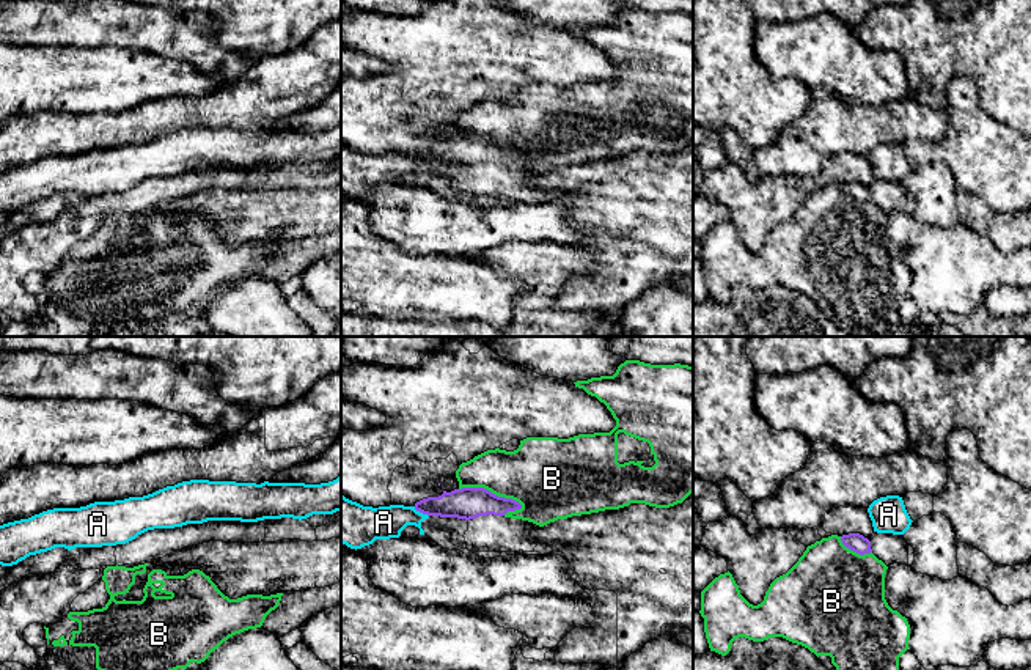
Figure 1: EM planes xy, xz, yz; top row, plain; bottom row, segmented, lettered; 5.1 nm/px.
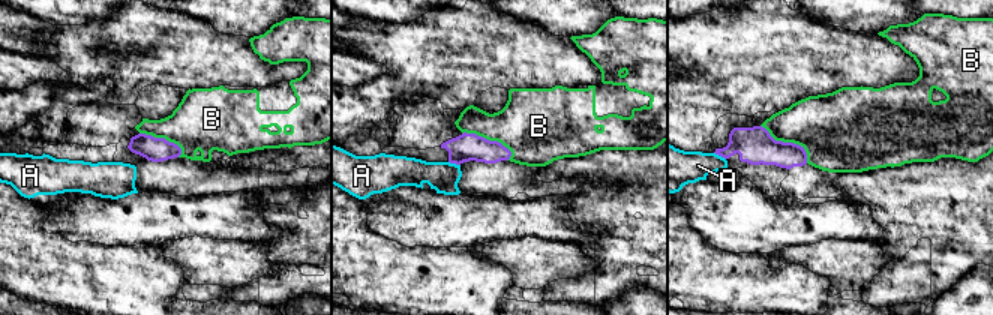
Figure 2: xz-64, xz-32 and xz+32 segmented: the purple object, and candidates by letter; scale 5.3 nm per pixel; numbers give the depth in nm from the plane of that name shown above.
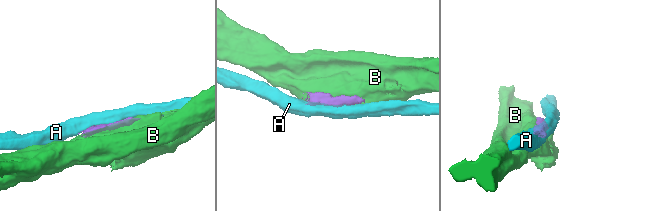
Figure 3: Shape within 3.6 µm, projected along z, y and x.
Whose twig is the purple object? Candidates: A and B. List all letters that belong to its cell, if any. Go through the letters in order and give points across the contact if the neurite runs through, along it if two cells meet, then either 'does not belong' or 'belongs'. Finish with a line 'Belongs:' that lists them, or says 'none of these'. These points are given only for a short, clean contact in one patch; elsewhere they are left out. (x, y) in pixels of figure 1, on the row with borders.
A: does not belong
B: does not belong
Belongs: none of these

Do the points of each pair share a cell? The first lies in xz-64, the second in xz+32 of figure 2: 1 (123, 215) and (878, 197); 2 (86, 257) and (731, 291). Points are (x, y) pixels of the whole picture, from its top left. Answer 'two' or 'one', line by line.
1: two
2: one

